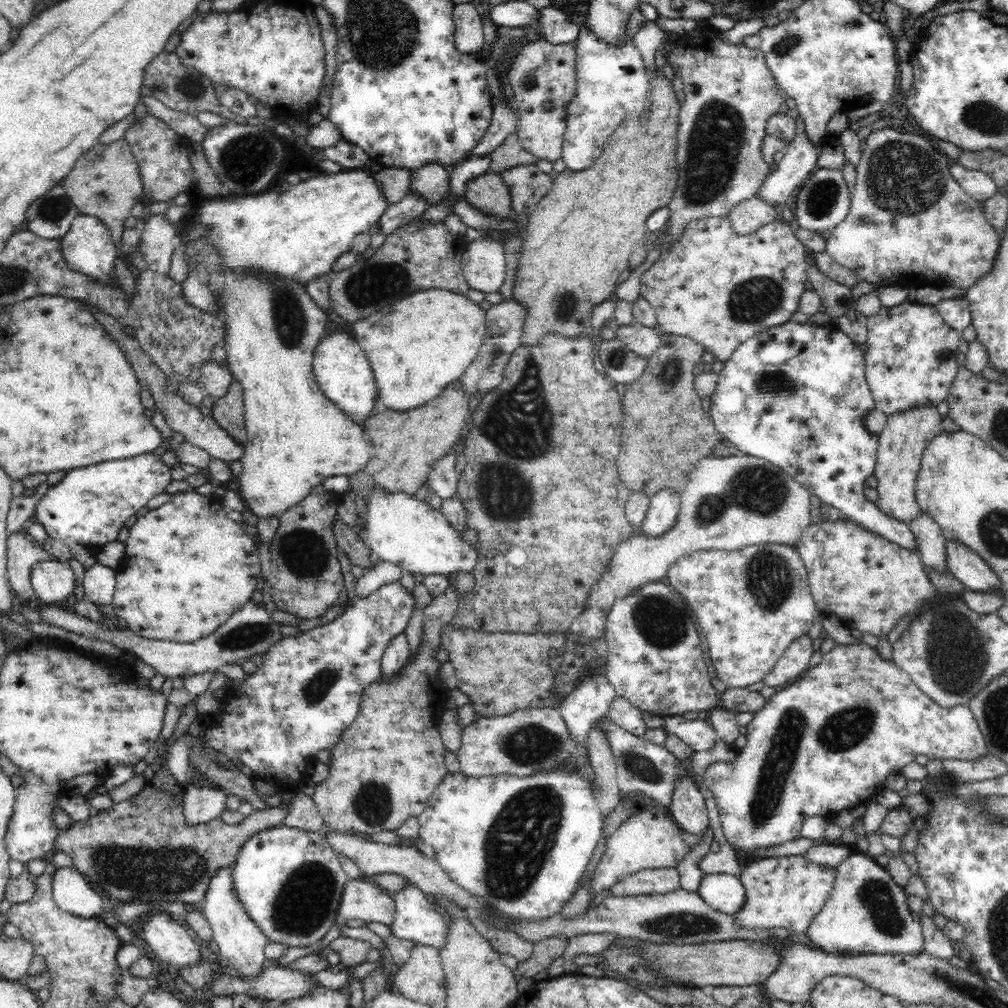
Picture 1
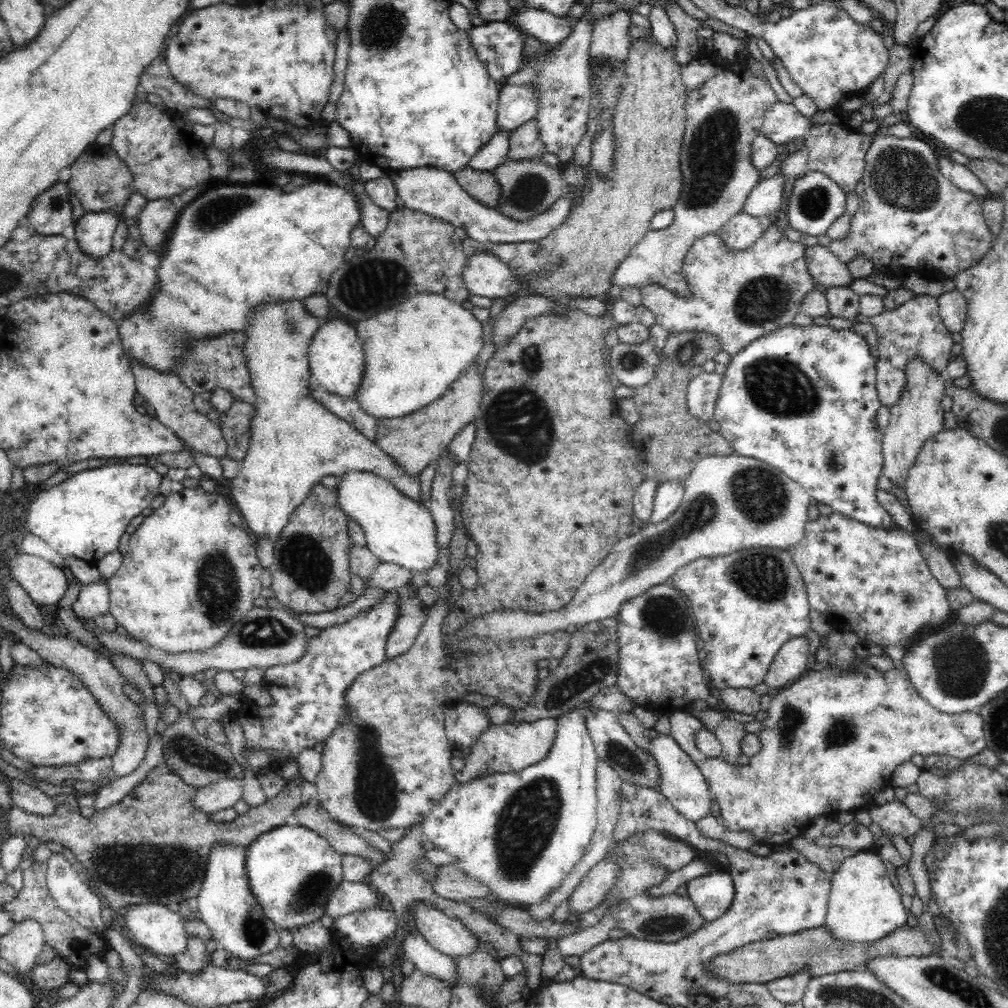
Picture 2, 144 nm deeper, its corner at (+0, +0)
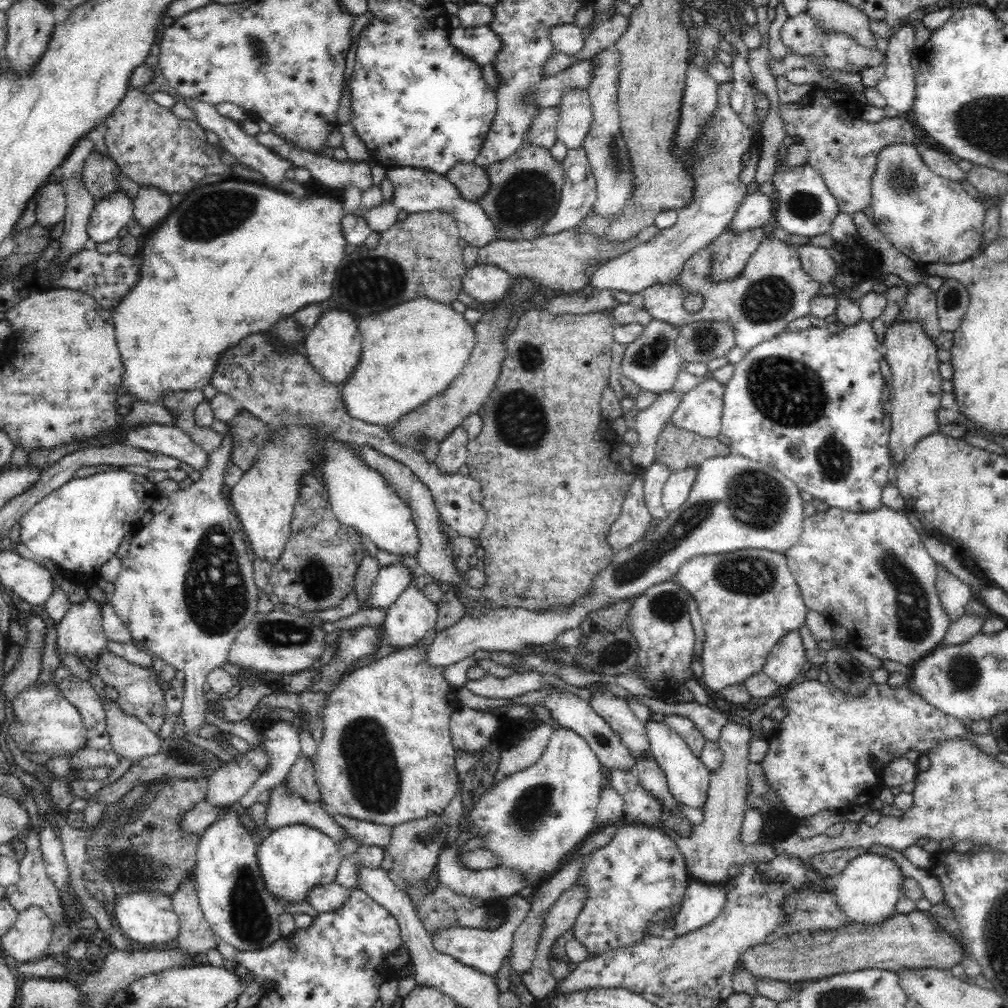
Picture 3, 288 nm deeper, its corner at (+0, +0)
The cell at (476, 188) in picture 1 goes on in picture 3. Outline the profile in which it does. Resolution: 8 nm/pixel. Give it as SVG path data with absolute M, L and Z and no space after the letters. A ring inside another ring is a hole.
M460 162L460 164L452 166L444 174L444 178L460 192L460 198L464 198L468 202L476 202L490 188L486 170L474 162Z

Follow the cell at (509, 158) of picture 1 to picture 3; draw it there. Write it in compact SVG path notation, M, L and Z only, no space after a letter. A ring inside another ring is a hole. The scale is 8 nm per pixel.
M548 106L548 108L542 108L542 112L538 114L538 120L532 124L530 128L530 134L526 138L526 146L534 144L534 146L540 146L540 148L552 148L558 140L558 122L560 122L560 106Z

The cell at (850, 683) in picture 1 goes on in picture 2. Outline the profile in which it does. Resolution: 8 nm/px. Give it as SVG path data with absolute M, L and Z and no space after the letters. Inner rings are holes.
M858 660L856 664L856 670L834 670L834 668L826 668L824 672L806 672L800 680L796 680L792 686L788 688L782 688L780 692L774 692L772 694L772 708L766 710L770 712L770 718L764 722L766 724L766 730L760 732L760 740L762 740L762 752L758 756L752 758L750 766L730 766L726 764L722 758L708 758L706 754L702 754L702 750L696 746L696 738L694 734L702 728L702 724L686 714L684 710L682 712L674 712L670 714L670 732L672 732L672 738L676 738L676 742L680 744L680 748L696 762L696 766L700 766L708 786L710 786L710 792L712 792L712 798L714 802L718 802L720 806L720 818L726 826L726 830L730 832L738 832L738 830L750 830L754 836L756 836L756 842L758 844L764 844L764 846L784 846L788 844L792 838L798 838L804 828L808 826L808 822L812 818L820 818L820 816L828 816L830 812L858 812L858 810L866 810L870 804L874 804L874 796L892 786L892 772L904 764L904 762L910 762L912 756L920 754L920 756L930 756L930 754L948 754L948 756L954 756L954 758L960 758L960 760L968 760L968 758L976 758L978 754L982 754L986 748L988 748L988 742L986 742L986 734L984 734L984 718L974 712L968 712L968 714L944 714L944 712L938 712L934 706L926 704L920 694L916 692L916 688L912 686L912 680L908 676L908 672L900 672L900 670L888 670L888 672L878 672L870 666L870 660Z

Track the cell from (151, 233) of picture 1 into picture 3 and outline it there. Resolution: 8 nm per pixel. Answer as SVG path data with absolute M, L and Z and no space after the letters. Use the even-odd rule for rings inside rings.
M140 186L140 192L134 196L134 220L138 220L146 232L154 230L168 212L172 212L170 194L160 188Z

